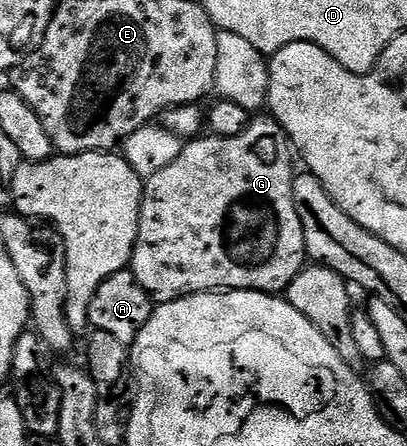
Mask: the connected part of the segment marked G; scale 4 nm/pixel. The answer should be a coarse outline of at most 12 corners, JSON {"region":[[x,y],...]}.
{"region":[[285,129],[186,141],[144,179],[154,303],[280,295],[307,265]]}

